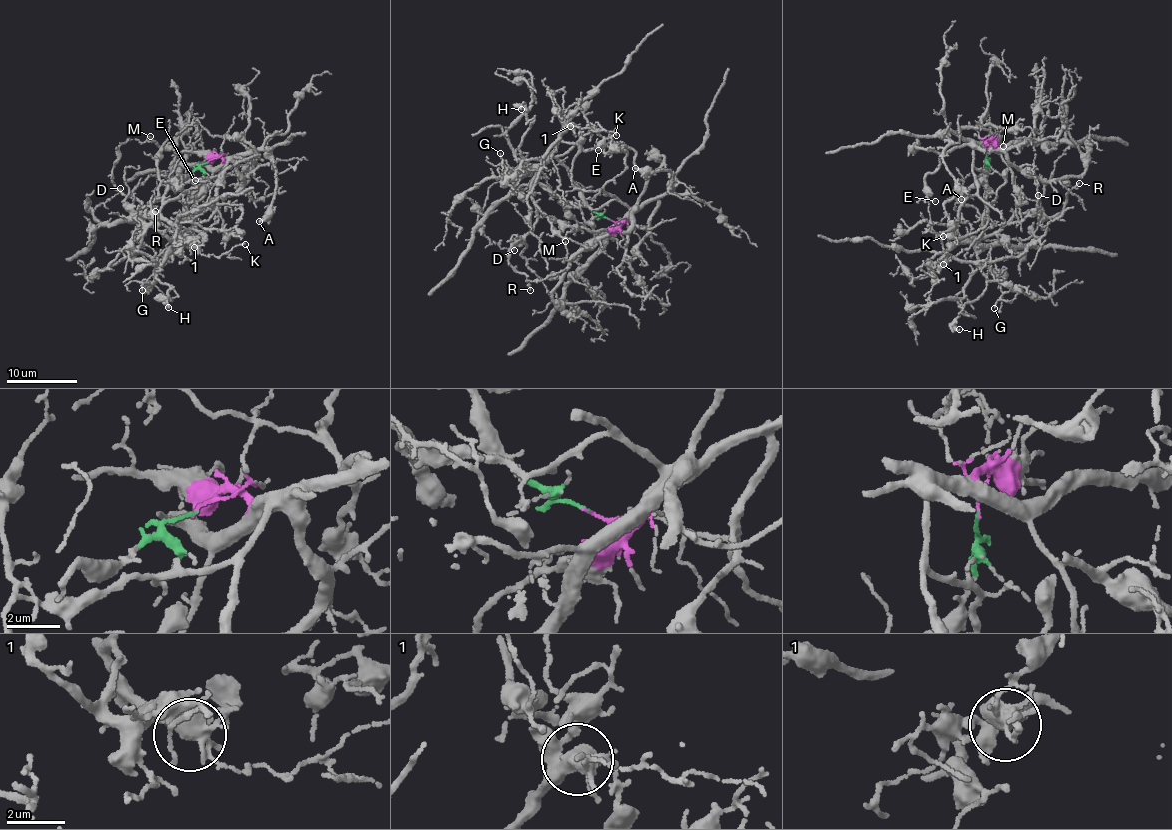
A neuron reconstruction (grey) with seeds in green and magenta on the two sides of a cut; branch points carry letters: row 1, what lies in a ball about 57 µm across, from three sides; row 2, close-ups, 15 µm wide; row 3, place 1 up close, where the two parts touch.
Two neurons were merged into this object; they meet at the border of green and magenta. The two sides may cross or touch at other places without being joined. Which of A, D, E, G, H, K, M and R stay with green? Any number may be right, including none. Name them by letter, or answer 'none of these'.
D, G, H, K, R

